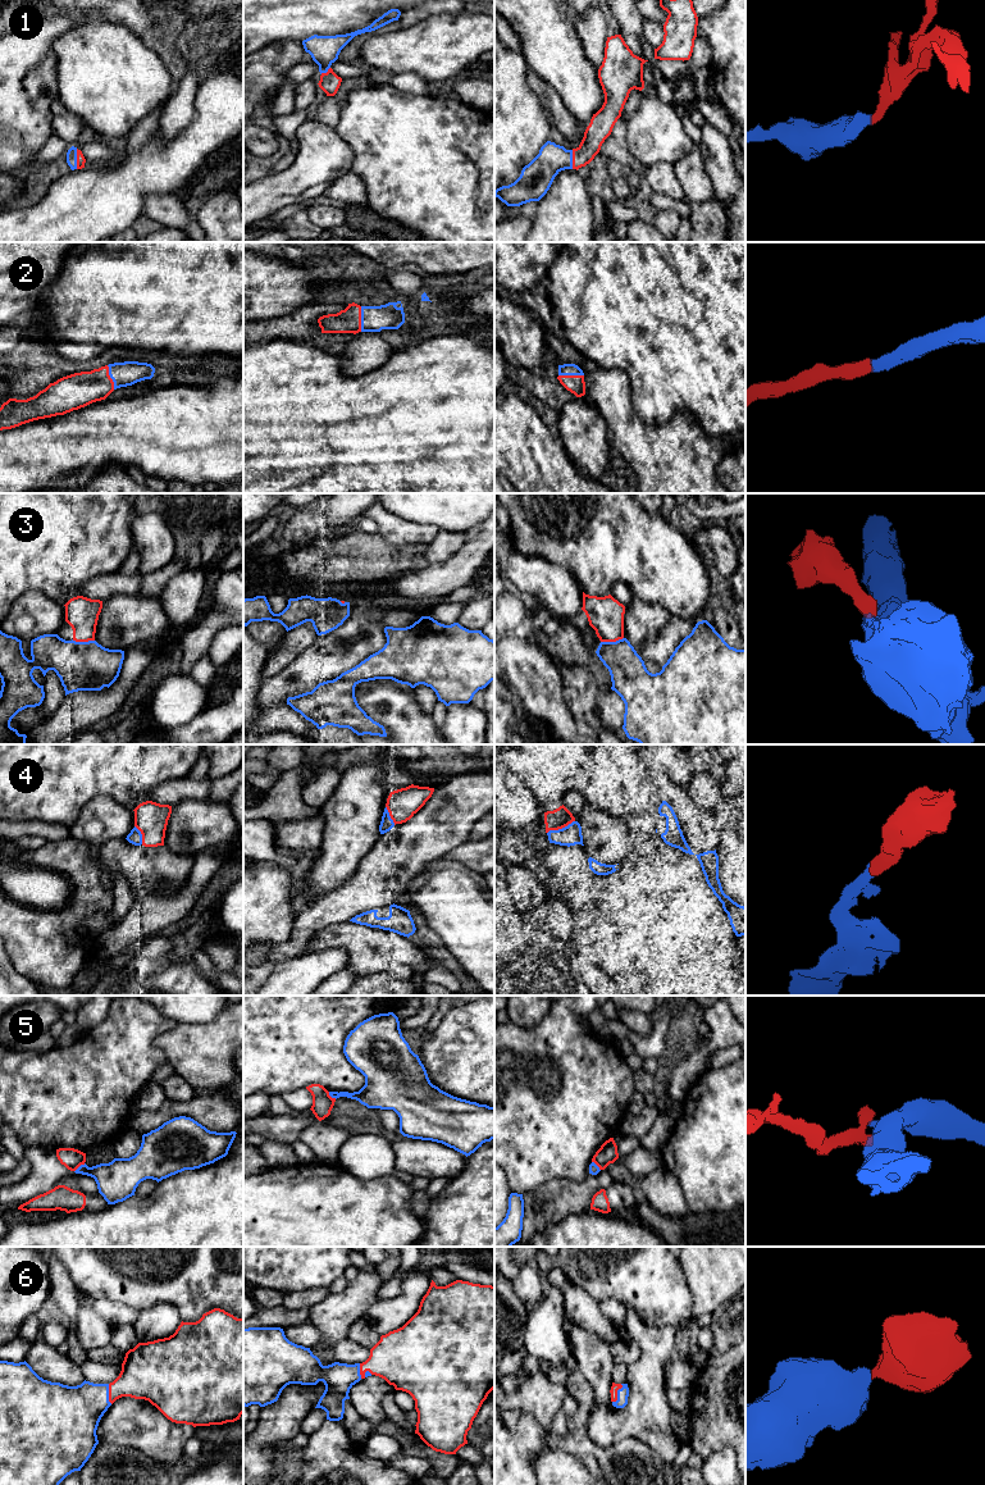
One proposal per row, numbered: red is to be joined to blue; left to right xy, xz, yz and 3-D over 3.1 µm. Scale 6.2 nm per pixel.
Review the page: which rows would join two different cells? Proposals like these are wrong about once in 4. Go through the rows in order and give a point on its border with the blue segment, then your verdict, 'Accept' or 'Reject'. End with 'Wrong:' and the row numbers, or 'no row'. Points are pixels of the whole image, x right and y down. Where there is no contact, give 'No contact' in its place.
1: Touches blue at xy (76, 159). Accept
2: Touches blue at xz (361, 319). Accept
3: Touches blue at yz (611, 642). Reject
4: Touches blue at yz (560, 829). Accept
5: Touches blue at xy (80, 1166). Reject
6: Touches blue at yz (618, 1394). Accept
Wrong: 3, 5

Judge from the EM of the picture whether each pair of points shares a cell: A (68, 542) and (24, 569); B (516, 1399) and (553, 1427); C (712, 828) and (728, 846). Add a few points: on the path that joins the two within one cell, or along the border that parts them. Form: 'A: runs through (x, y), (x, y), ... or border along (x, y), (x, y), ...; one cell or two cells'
A: runs through (58, 542), (51, 542), (35, 559); one cell
B: border along (560, 1410), (547, 1427); two cells
C: border along (723, 828), (715, 848); two cells

